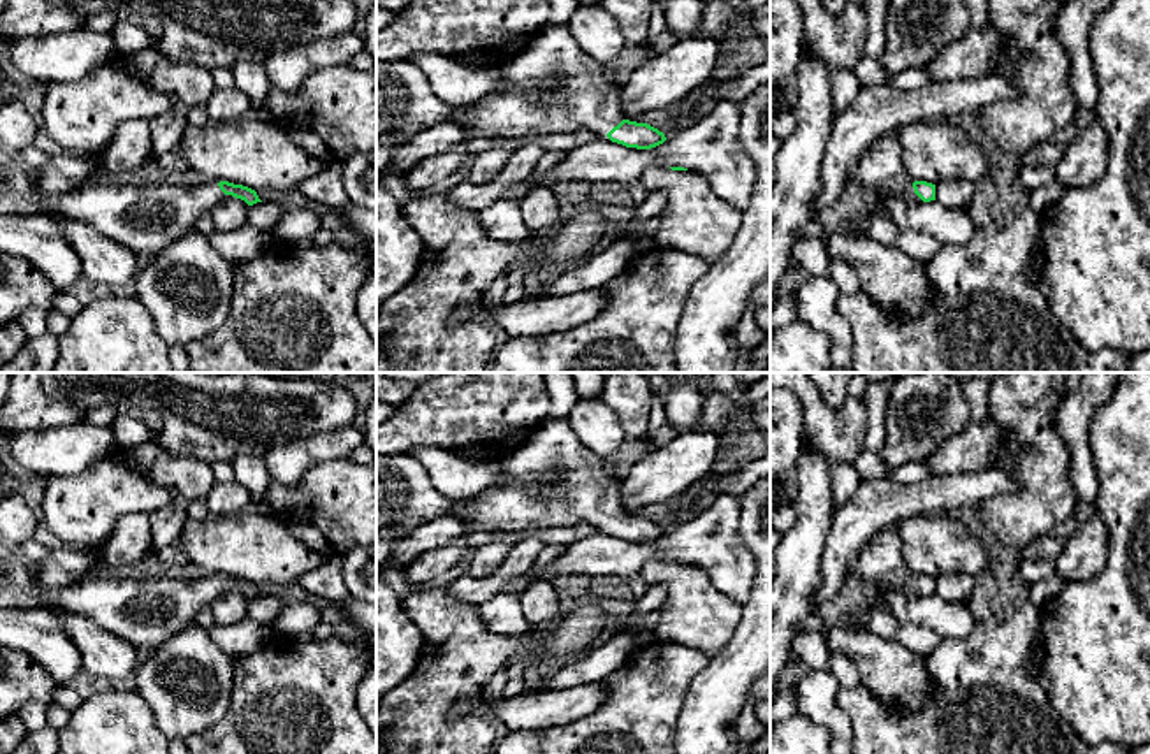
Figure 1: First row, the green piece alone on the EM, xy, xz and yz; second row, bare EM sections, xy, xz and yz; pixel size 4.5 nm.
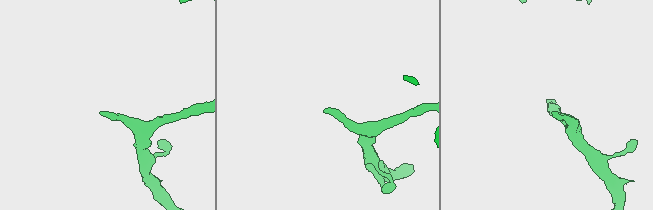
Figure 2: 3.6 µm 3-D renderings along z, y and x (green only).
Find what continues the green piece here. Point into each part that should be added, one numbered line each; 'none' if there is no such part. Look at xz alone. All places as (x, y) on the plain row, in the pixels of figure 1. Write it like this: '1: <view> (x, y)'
1: xz (553, 480)

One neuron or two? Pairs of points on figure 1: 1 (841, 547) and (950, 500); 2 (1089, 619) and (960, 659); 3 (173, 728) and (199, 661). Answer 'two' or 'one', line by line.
1: one
2: two
3: one

